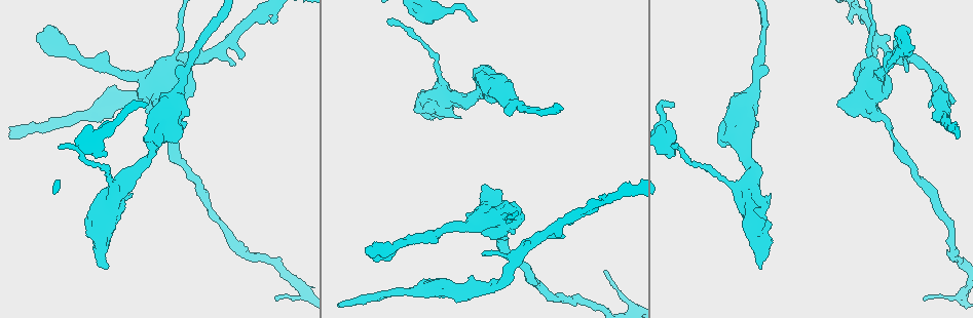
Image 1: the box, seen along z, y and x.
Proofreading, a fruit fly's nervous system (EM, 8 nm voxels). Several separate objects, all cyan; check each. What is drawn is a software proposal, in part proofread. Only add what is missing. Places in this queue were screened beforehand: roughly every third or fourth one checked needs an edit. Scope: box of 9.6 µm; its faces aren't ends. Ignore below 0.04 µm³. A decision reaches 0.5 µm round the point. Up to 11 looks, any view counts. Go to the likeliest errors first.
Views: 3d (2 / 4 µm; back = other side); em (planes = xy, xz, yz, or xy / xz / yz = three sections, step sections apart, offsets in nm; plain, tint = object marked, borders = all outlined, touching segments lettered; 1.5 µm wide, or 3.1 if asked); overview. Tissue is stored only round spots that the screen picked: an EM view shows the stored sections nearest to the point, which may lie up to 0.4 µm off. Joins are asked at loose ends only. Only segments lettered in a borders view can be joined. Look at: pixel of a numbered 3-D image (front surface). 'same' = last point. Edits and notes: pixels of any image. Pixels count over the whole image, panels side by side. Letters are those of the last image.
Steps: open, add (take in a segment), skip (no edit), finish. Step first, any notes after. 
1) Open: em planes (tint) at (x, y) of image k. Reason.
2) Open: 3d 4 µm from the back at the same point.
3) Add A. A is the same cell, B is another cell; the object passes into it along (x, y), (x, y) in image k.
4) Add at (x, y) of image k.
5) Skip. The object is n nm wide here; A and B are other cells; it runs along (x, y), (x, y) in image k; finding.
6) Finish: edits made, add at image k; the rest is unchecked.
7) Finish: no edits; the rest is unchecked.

Open: 3d 2 µm at (672, 105) of image 1. An open end.

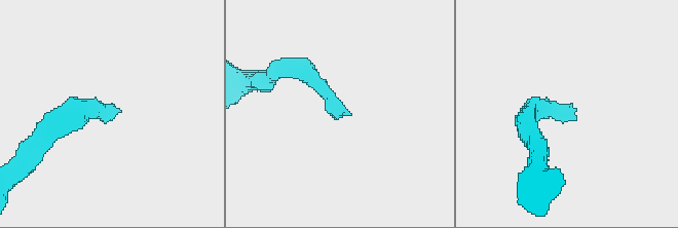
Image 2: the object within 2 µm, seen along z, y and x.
Open: em planes (borders) at (112, 116) of image 2. Need the tissue.

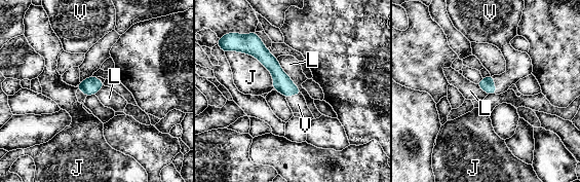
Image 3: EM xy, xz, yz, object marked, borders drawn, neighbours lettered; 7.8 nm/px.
Add V. V is the same cell, J and L are other cells; the object passes into it along (487, 84), (495, 85), (518, 65) in image 3; the cell continues.

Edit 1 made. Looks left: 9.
Open: 3d 4 µm at (107, 268) of image 1.

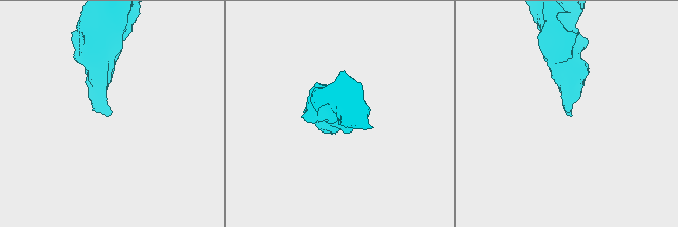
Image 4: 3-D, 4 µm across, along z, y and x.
Open: em xz step 8 (tint) at (572, 115) of image 4. Need the tissue.

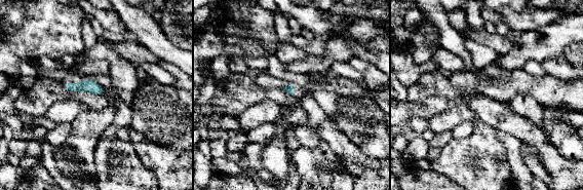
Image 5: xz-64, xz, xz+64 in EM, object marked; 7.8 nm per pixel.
Open: em planes (borders) at the same point. Another direction.

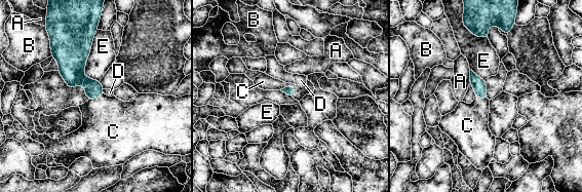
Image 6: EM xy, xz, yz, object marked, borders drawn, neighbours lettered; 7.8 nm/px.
Add C. C is the same cell, A, B, D and E are other cells; the object passes into it along (288, 89), (289, 85), (263, 81) in image 6; the cell continues.

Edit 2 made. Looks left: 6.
Open: 3d 2 µm at (38, 42) of image 1. End of a long branch.

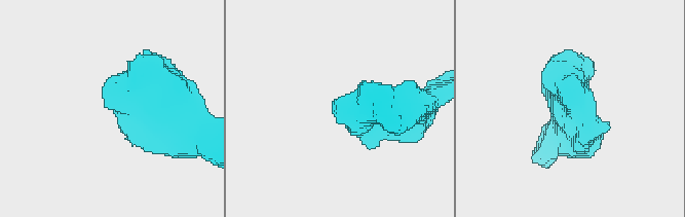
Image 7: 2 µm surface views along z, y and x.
Open: em xy step 8 (plain) at (335, 111) of image 7.

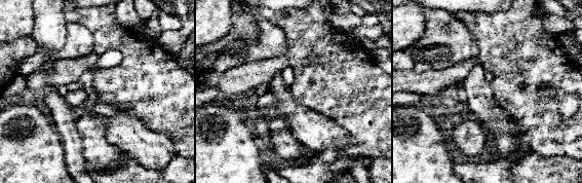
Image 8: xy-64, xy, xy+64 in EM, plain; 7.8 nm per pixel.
Open: em xy step 8 (borders) at the same point. What lies round it.

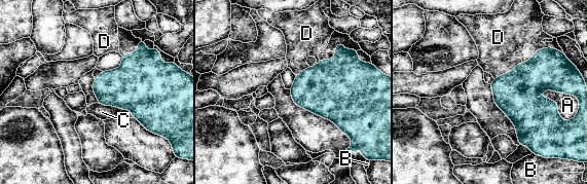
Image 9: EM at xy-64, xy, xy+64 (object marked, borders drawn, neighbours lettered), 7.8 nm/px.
Add D. The longest contact is with C, 320 nm; D is the same cell, A, B and C are other cells; the object passes into it along (518, 94), (507, 73), (497, 43) in image 9; the cell continues.

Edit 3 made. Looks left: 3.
Open: 3d 4 µm from the back at (156, 60) of image 1. Thick end.

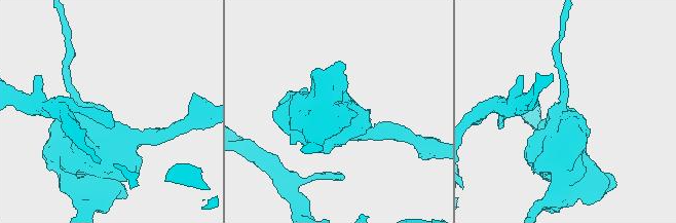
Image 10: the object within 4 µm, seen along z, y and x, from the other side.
Open: em xy step 8 (borders) at (105, 108) of image 10.

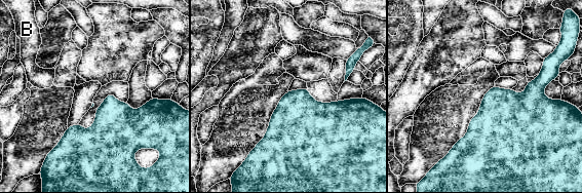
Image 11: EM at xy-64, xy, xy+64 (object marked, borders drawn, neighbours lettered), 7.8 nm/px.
Open: em xz step 8 (borders) at the same point. Cut it another way.

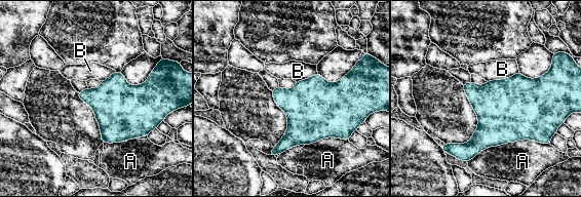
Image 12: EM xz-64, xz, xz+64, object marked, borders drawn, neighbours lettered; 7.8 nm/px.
Skip. A and B are other cells; a border runs along (518, 72), (506, 78), (487, 81) in image 12; no lettered segment goes on from it.

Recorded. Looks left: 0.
Finish: edits made, add at image 3, add at image 6, add at image 9; the rest is unchecked.

